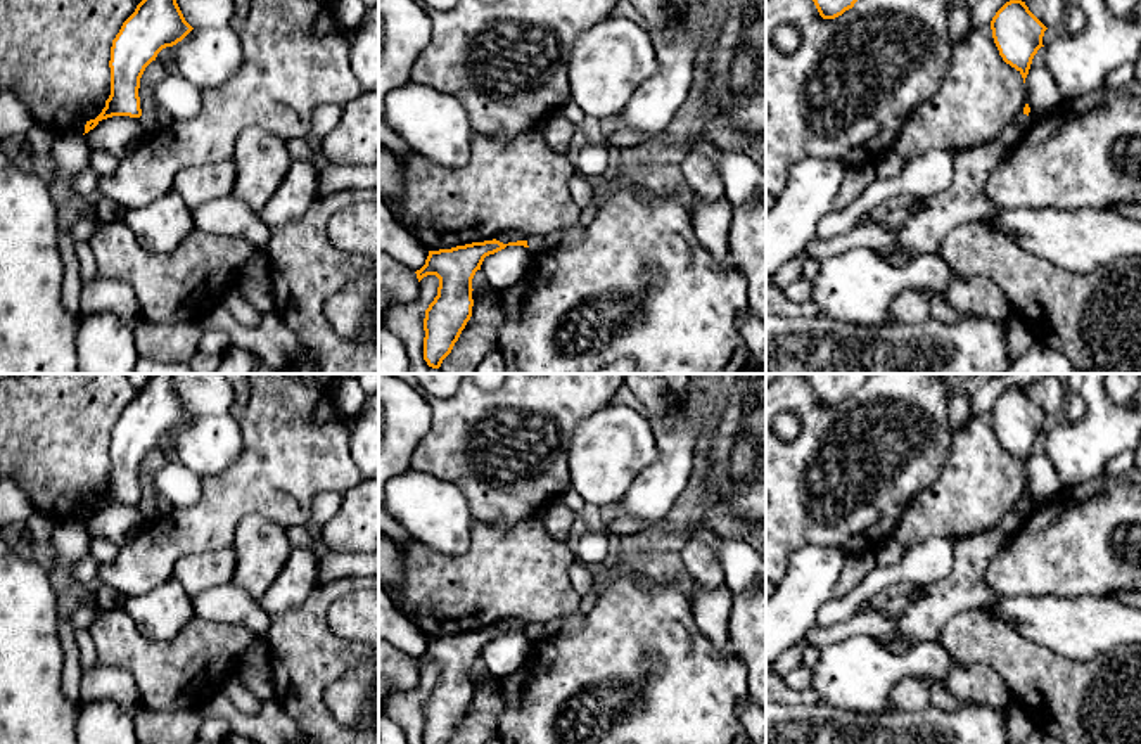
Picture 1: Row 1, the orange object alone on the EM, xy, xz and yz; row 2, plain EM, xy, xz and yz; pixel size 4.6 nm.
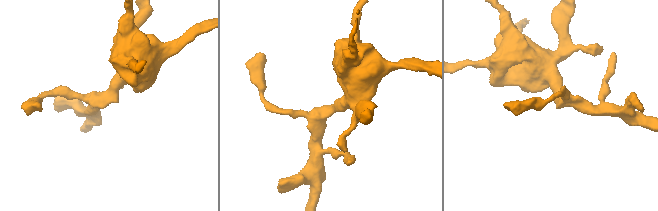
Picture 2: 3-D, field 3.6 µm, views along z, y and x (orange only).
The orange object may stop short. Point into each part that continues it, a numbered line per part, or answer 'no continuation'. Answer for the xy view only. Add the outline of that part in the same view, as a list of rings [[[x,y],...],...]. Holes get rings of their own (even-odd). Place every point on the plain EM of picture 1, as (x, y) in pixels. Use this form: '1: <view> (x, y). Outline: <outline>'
no continuation

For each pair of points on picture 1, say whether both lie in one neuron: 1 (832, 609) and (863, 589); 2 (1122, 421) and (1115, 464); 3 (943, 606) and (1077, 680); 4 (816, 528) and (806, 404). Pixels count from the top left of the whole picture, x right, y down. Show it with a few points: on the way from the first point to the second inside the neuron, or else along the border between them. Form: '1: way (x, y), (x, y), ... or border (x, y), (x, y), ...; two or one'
1: way (839, 609), (856, 596); one
2: border (1122, 450), (1102, 471); two
3: border (981, 608), (960, 611), (944, 627), (939, 639); two
4: way (806, 497), (803, 468), (809, 457), (809, 435); one

